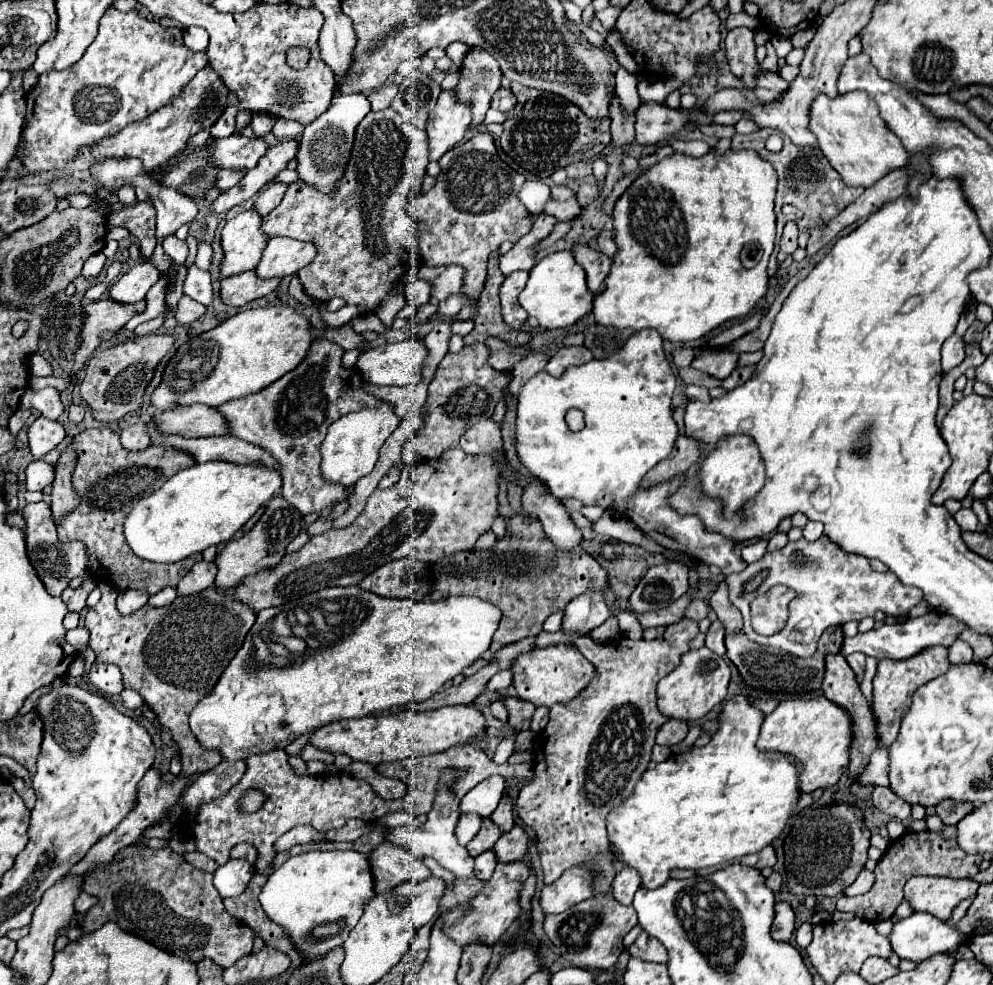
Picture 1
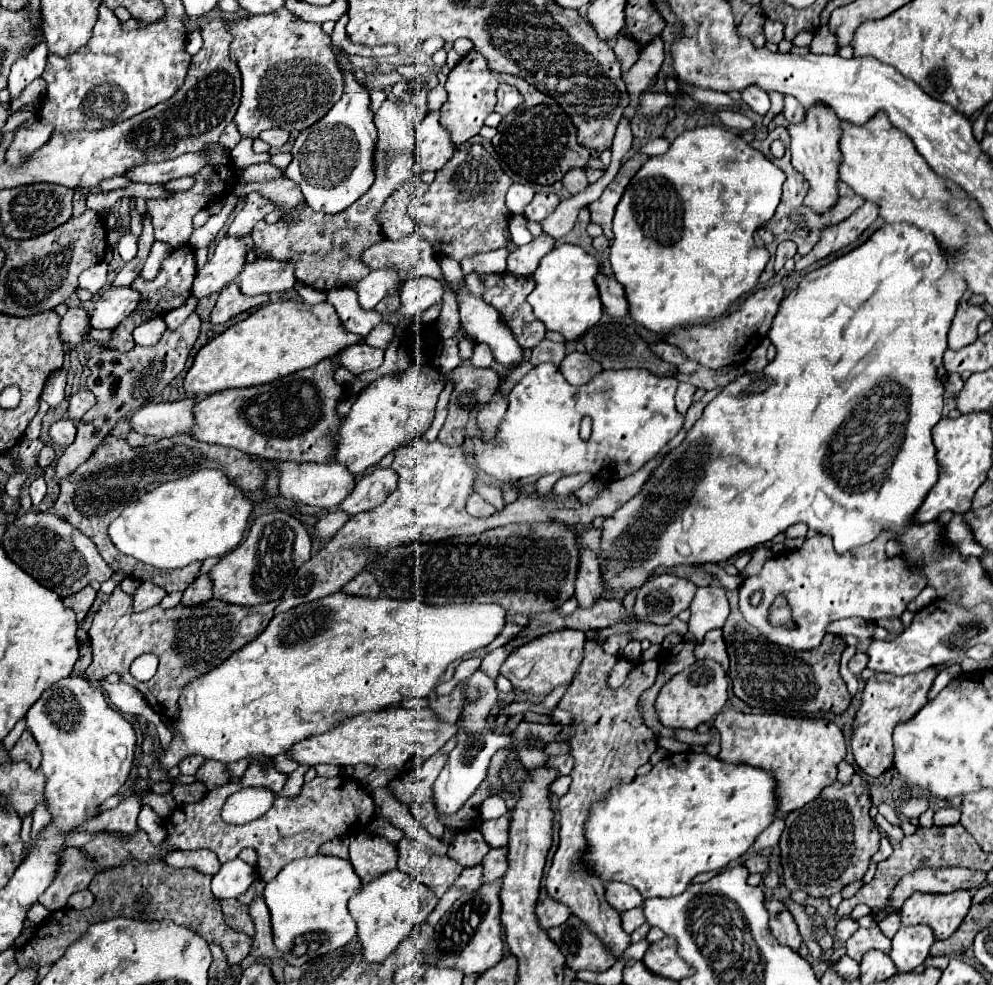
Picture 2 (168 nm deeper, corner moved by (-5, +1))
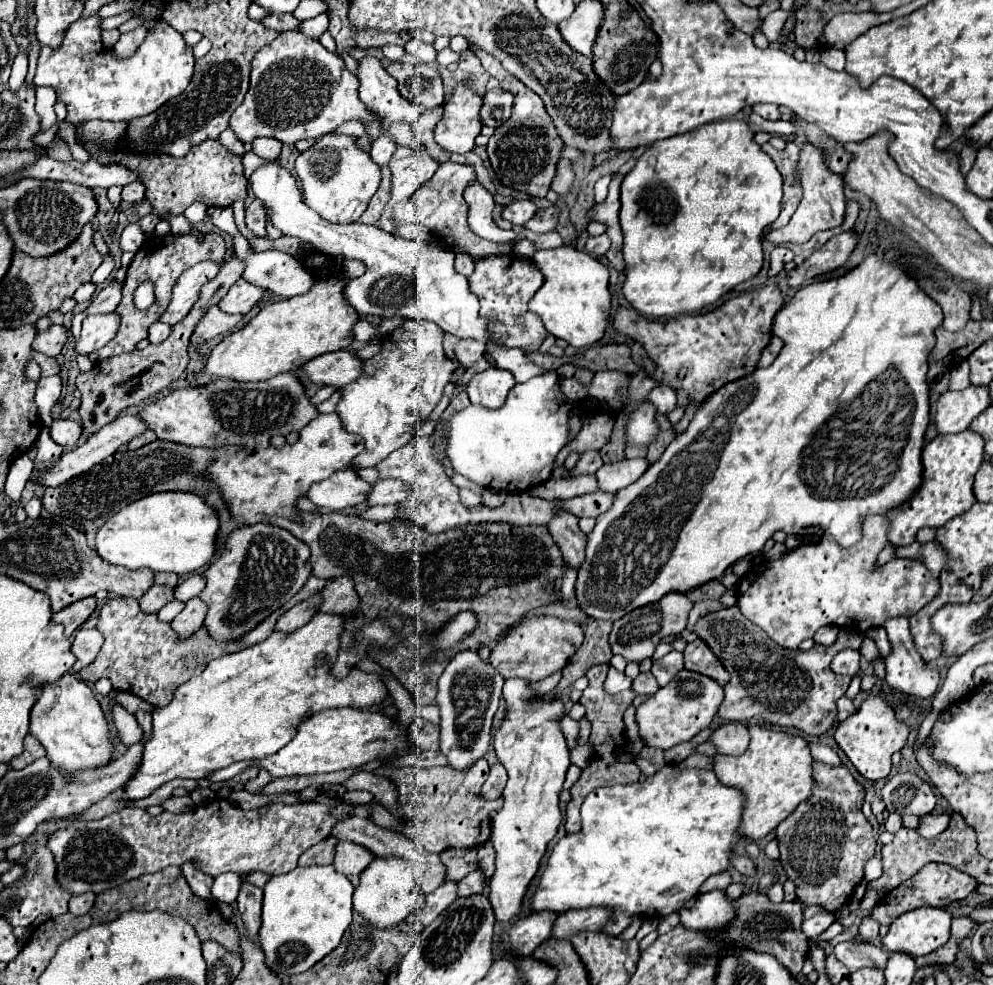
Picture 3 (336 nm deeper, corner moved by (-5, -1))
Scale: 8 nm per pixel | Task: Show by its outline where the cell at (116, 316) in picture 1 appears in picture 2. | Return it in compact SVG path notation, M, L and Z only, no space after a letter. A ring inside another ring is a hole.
M83 306L71 308L59 322L59 338L63 344L75 346L83 340L83 334L87 334L91 326L87 324L87 310Z

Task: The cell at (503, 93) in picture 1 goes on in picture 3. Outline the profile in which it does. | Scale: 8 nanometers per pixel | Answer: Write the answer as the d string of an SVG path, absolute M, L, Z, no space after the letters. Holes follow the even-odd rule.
M495 88L495 90L489 90L483 96L483 100L485 100L483 108L481 108L483 124L497 128L511 116L511 106L513 106L511 92L507 92L503 88Z

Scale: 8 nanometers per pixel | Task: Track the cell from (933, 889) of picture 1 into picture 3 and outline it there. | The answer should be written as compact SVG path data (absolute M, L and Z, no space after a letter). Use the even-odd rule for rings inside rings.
M915 908L895 918L881 942L891 952L907 952L911 956L929 954L947 944L953 918L945 908Z

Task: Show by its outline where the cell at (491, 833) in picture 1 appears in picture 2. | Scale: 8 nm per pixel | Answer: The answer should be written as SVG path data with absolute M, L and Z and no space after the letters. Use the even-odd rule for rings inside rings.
M475 830L469 832L457 832L449 844L447 856L459 862L463 868L471 868L481 864L483 856L489 852L483 836Z

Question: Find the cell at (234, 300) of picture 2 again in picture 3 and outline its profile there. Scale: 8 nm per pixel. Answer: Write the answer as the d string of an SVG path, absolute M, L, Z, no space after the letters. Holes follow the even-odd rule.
M211 306L207 314L201 318L199 326L195 328L191 336L191 344L201 344L205 340L215 338L217 334L229 332L239 320L243 320L243 314L223 314L219 306Z

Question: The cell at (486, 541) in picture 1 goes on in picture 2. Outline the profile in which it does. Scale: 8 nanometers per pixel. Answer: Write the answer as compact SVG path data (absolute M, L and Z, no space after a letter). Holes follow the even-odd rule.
M471 494L467 500L467 512L475 518L489 518L495 514L495 508L489 502L485 502L479 494Z

